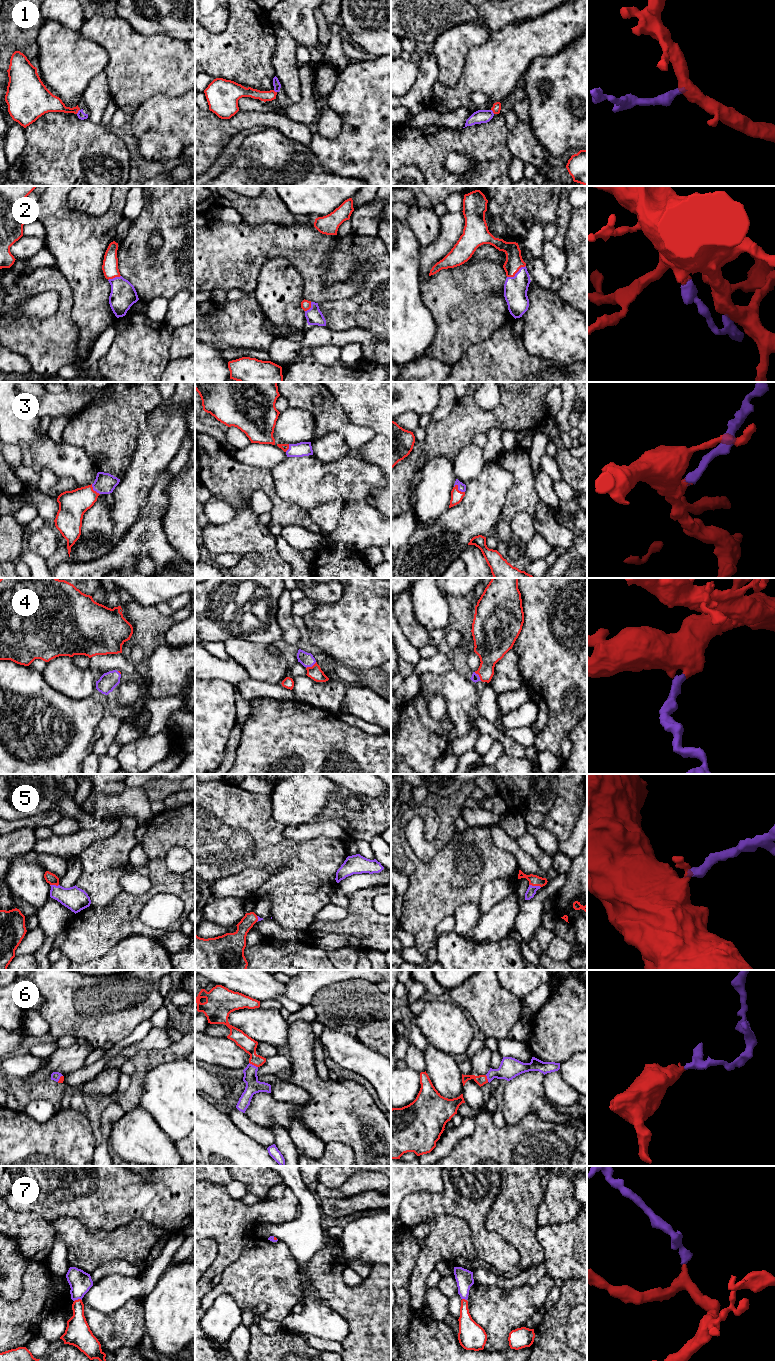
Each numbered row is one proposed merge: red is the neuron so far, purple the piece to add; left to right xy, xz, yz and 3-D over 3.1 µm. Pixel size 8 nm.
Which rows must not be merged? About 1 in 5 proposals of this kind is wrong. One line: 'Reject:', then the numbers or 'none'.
Reject: 1

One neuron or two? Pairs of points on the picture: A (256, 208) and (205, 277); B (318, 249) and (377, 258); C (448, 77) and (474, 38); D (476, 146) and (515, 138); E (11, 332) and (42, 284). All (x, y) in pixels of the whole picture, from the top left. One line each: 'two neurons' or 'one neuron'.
A: two neurons
B: two neurons
C: one neuron
D: two neurons
E: one neuron

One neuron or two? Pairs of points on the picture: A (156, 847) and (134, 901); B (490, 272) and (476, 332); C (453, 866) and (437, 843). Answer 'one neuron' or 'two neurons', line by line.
A: one neuron
B: one neuron
C: two neurons

